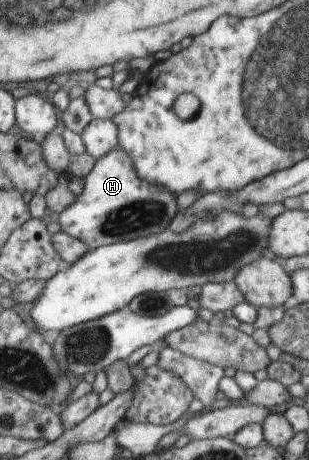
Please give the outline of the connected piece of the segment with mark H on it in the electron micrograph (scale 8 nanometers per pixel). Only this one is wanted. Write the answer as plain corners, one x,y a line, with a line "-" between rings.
116,147
95,160
92,169
82,177
81,189
74,193
72,205
58,214
57,223
64,233
80,239
93,250
164,232
175,217
174,213
174,193
136,177
135,166
128,153

